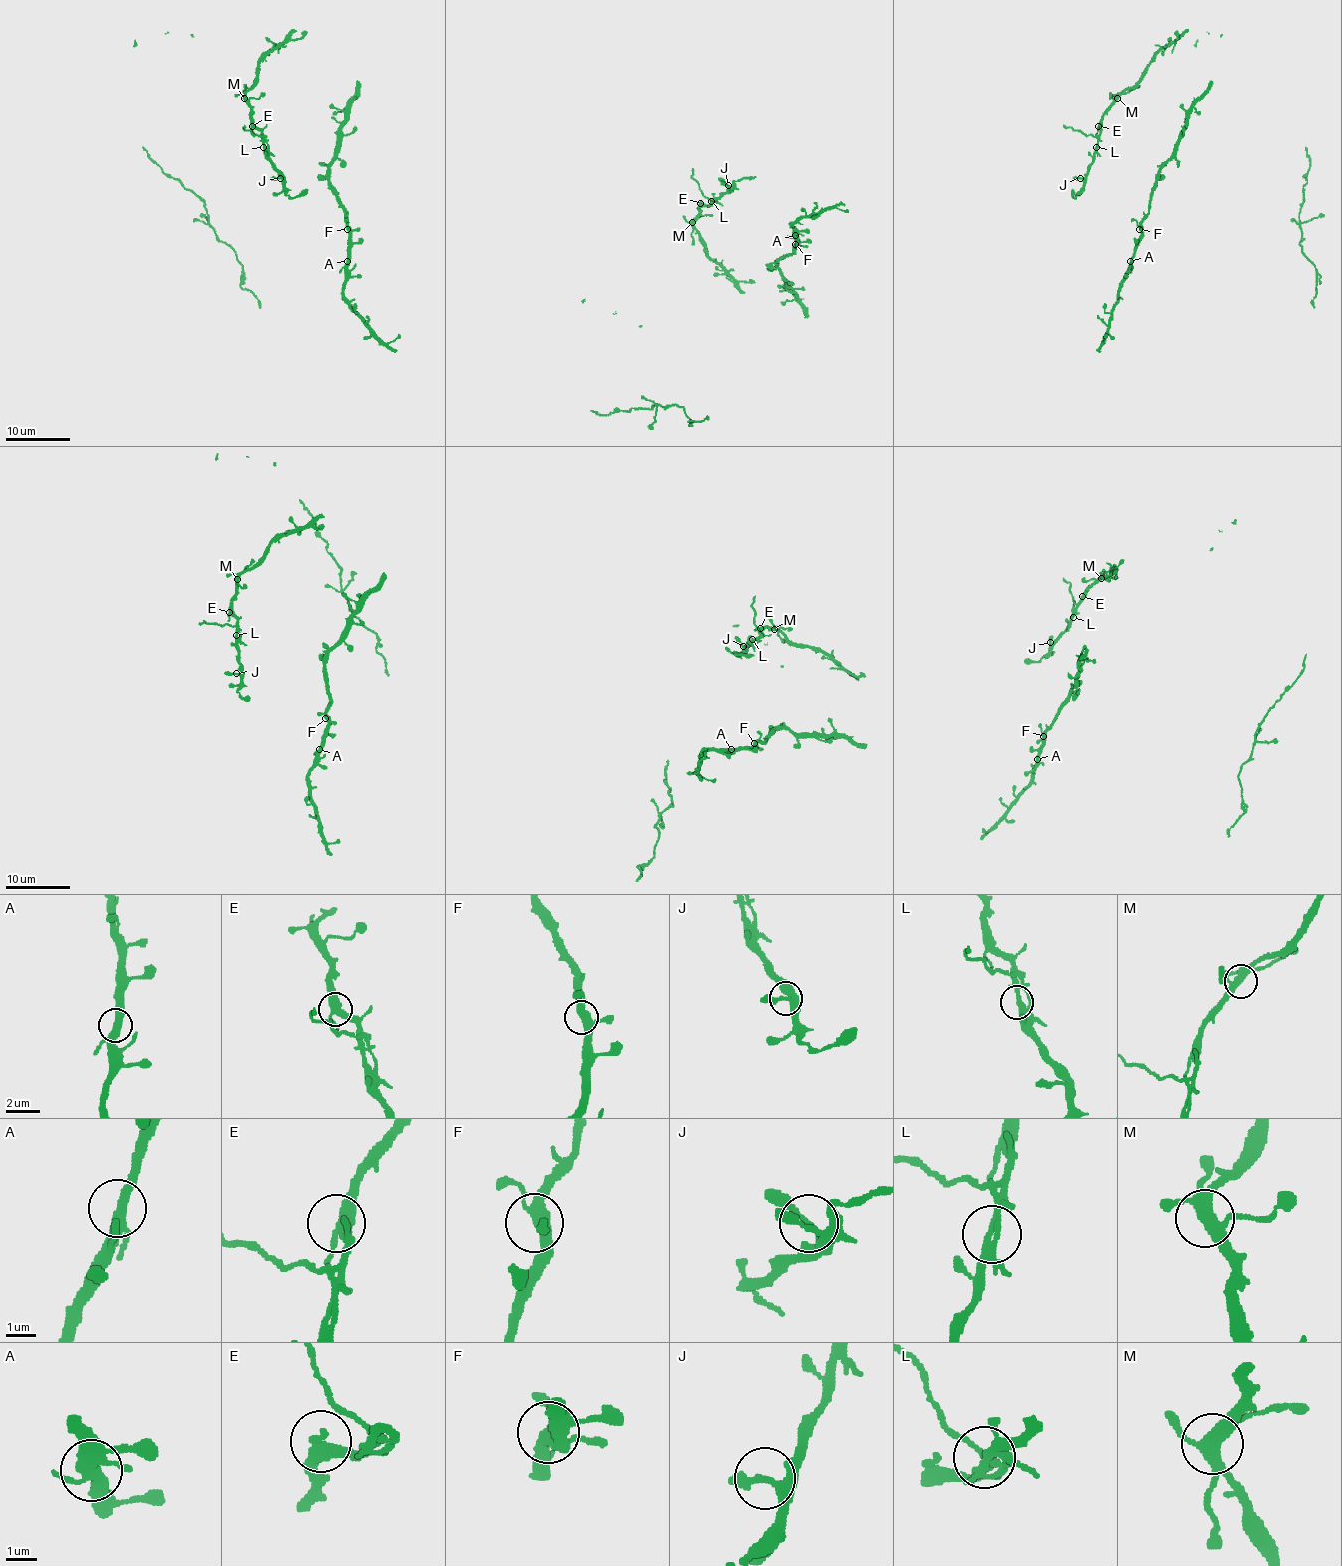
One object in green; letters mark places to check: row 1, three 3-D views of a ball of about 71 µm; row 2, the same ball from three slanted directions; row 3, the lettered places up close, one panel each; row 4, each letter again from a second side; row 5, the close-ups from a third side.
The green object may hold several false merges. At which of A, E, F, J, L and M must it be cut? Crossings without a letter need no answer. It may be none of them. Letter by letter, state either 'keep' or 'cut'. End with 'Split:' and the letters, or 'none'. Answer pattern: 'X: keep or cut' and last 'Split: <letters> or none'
A: keep
E: keep
F: keep
J: keep
L: keep
M: keep
Split: none

